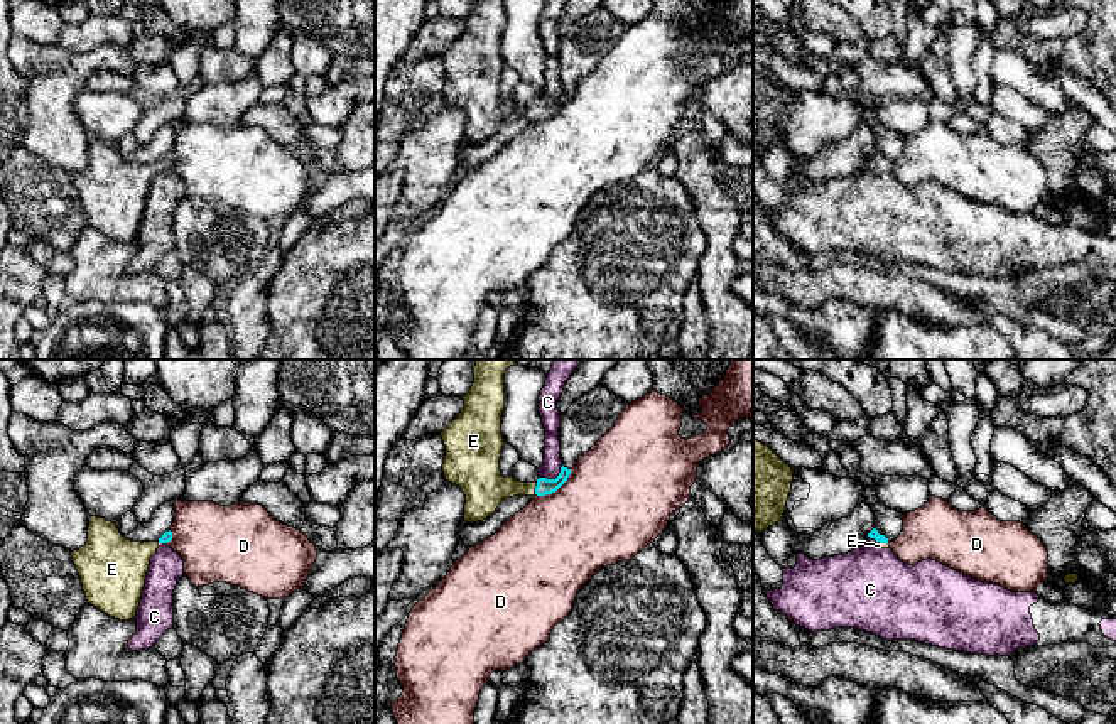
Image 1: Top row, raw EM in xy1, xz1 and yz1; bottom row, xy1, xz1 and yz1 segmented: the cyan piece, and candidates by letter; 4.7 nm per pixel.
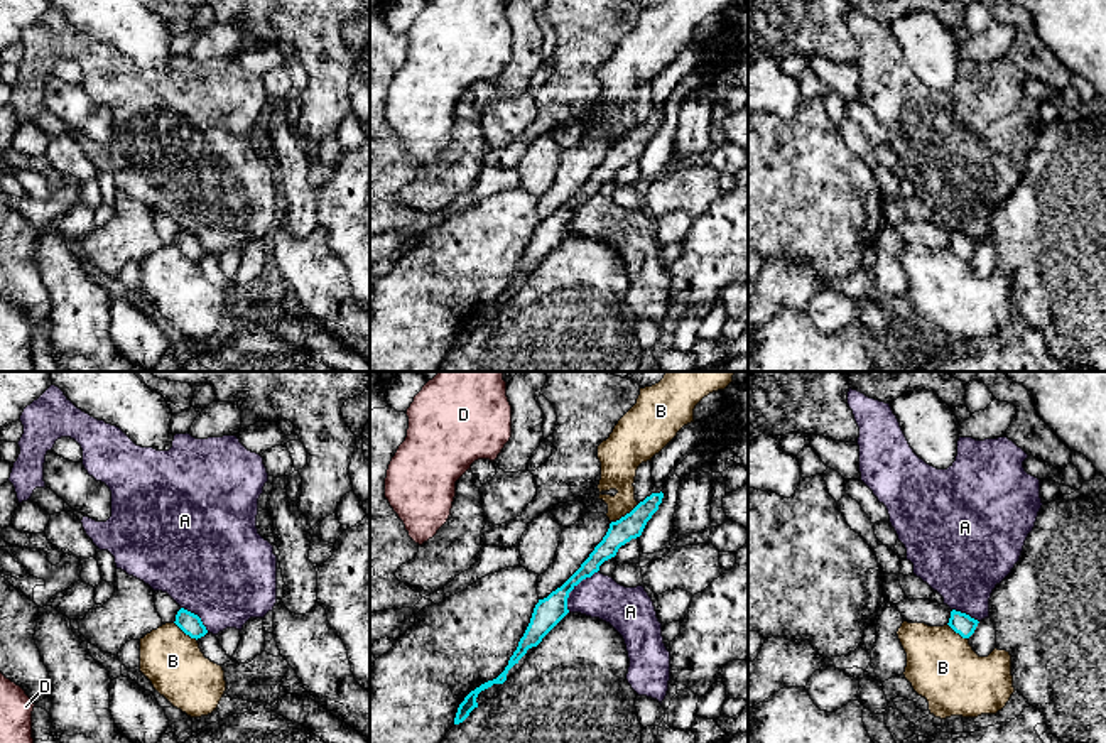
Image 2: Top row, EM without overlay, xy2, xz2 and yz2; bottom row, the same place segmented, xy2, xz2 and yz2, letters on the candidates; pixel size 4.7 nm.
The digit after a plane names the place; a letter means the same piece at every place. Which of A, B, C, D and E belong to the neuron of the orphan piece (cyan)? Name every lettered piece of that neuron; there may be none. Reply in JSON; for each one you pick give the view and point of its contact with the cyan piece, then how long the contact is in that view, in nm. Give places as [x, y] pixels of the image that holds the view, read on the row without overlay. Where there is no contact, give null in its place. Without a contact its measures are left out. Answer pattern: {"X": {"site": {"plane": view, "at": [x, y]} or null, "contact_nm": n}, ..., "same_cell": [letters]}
{"E": {"site": {"plane": "xz1", "at": [536, 112]}, "contact_nm": 60}, "same_cell": ["E"]}

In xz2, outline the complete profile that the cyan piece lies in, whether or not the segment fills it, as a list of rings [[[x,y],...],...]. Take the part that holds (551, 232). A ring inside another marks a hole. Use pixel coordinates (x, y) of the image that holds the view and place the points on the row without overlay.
[[[652,115],[643,123],[640,123],[630,135],[616,144],[610,145],[610,150],[603,162],[594,169],[589,179],[581,186],[581,189],[556,213],[547,220],[539,221],[534,230],[530,245],[518,263],[517,272],[508,282],[505,292],[493,302],[488,302],[471,312],[464,323],[459,326],[454,346],[463,344],[469,334],[478,329],[476,319],[481,312],[491,309],[493,306],[503,306],[507,302],[508,292],[518,285],[518,282],[527,275],[529,270],[537,268],[542,260],[569,235],[567,220],[569,214],[586,199],[591,199],[599,193],[599,187],[615,179],[618,171],[642,157],[647,144],[659,132],[664,115]]]

